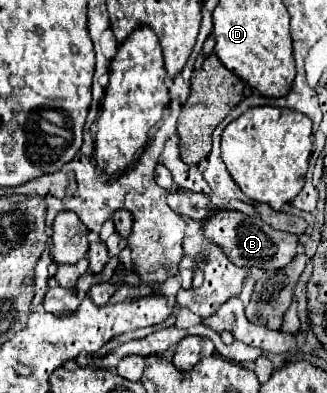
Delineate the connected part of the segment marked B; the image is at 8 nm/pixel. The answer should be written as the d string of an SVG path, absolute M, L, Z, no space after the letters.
M216 210L212 218L204 218L202 222L202 234L210 242L214 242L232 264L244 266L244 268L264 268L264 270L276 270L288 264L288 258L294 258L296 254L296 240L298 236L286 234L280 230L274 230L262 218L242 214L238 210Z

